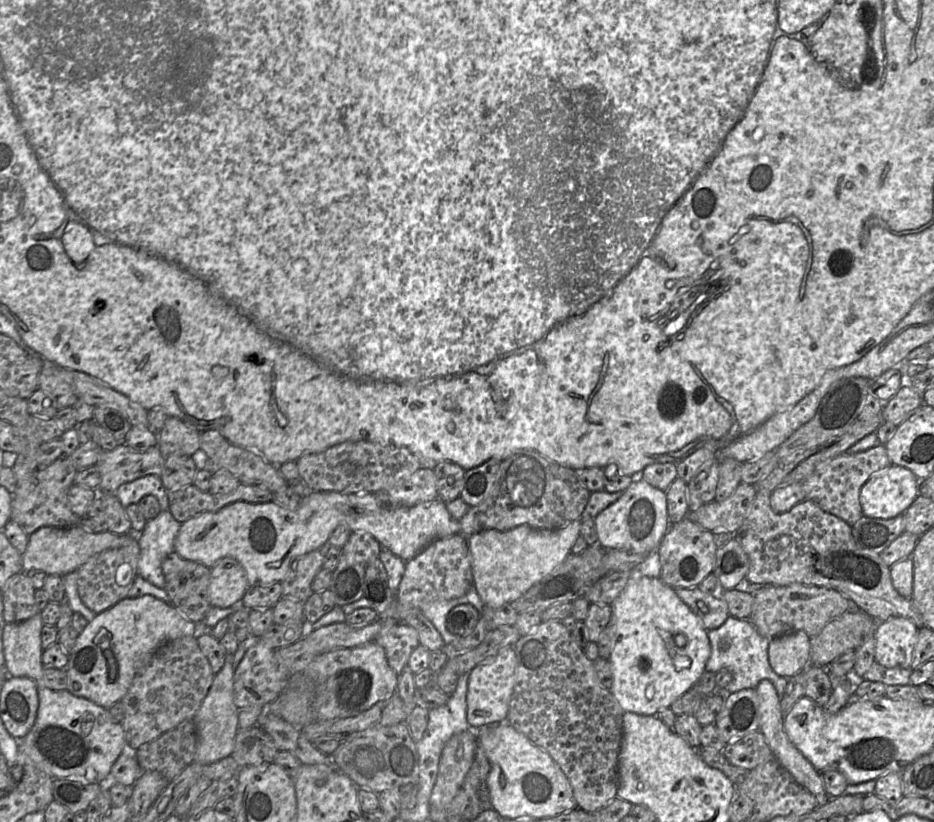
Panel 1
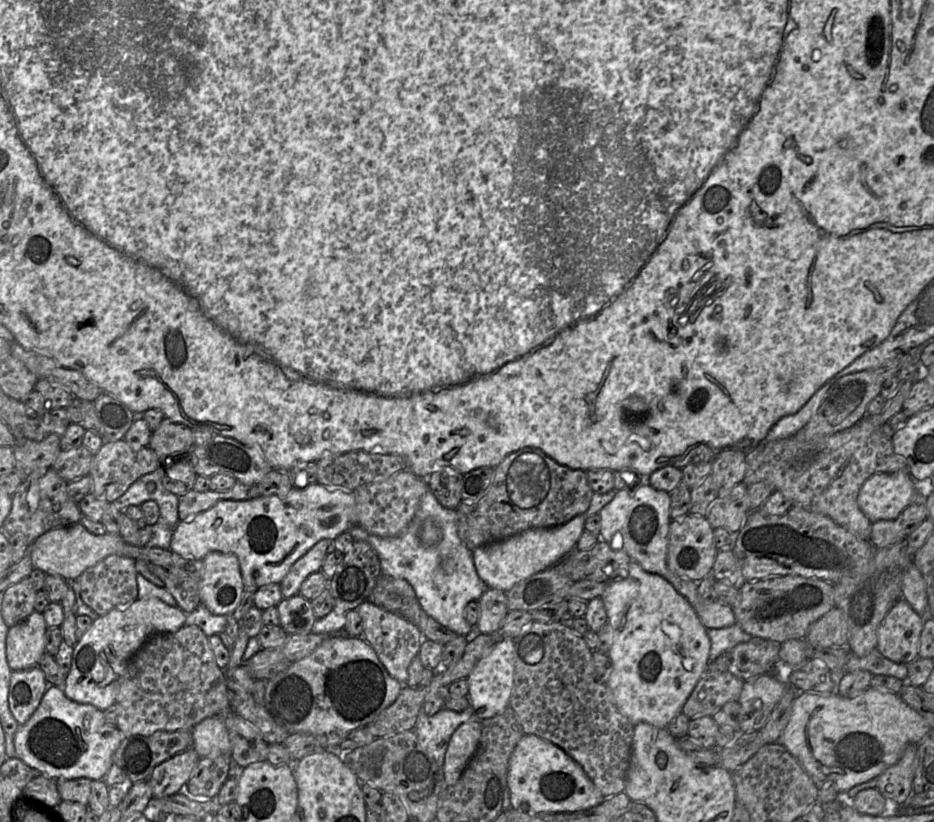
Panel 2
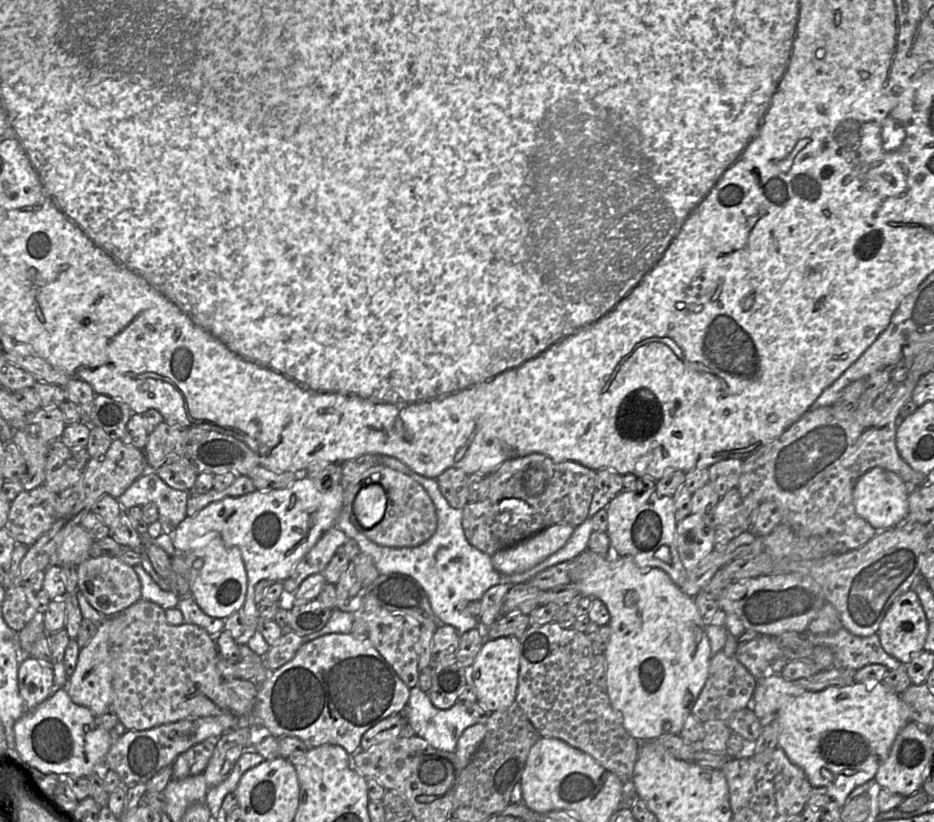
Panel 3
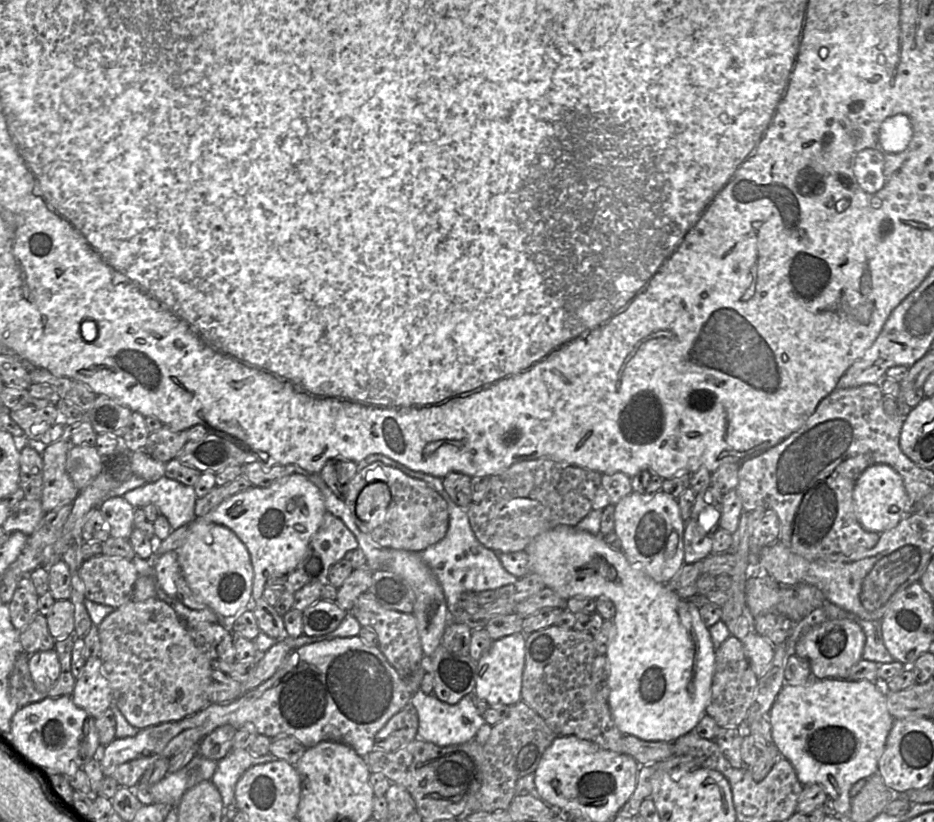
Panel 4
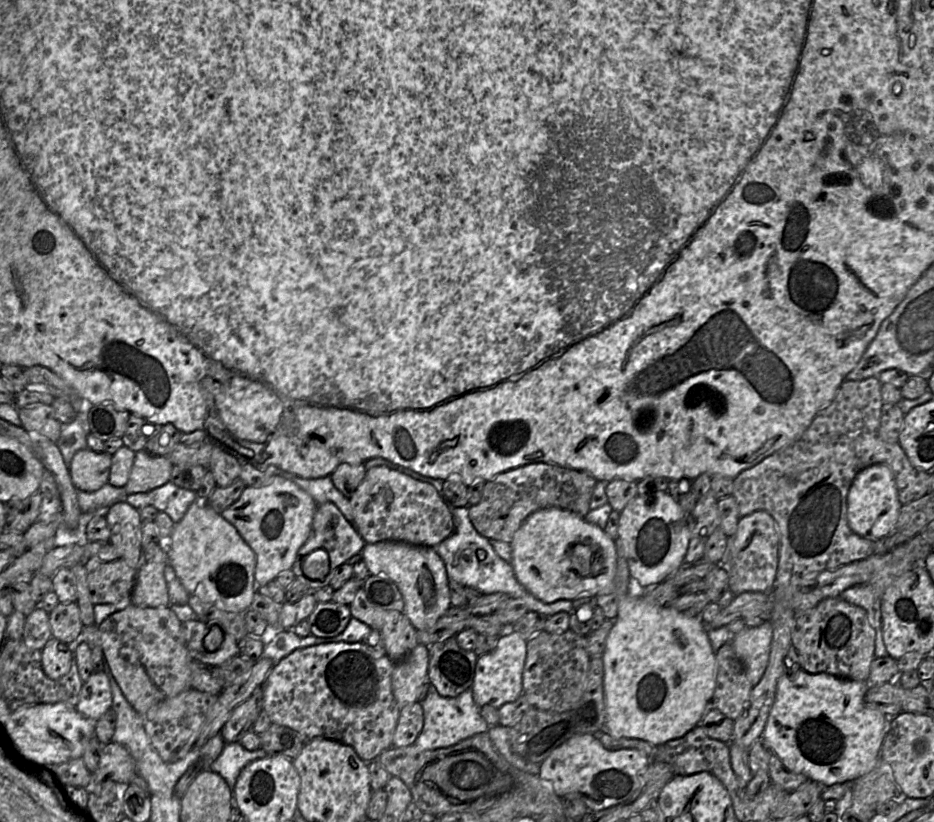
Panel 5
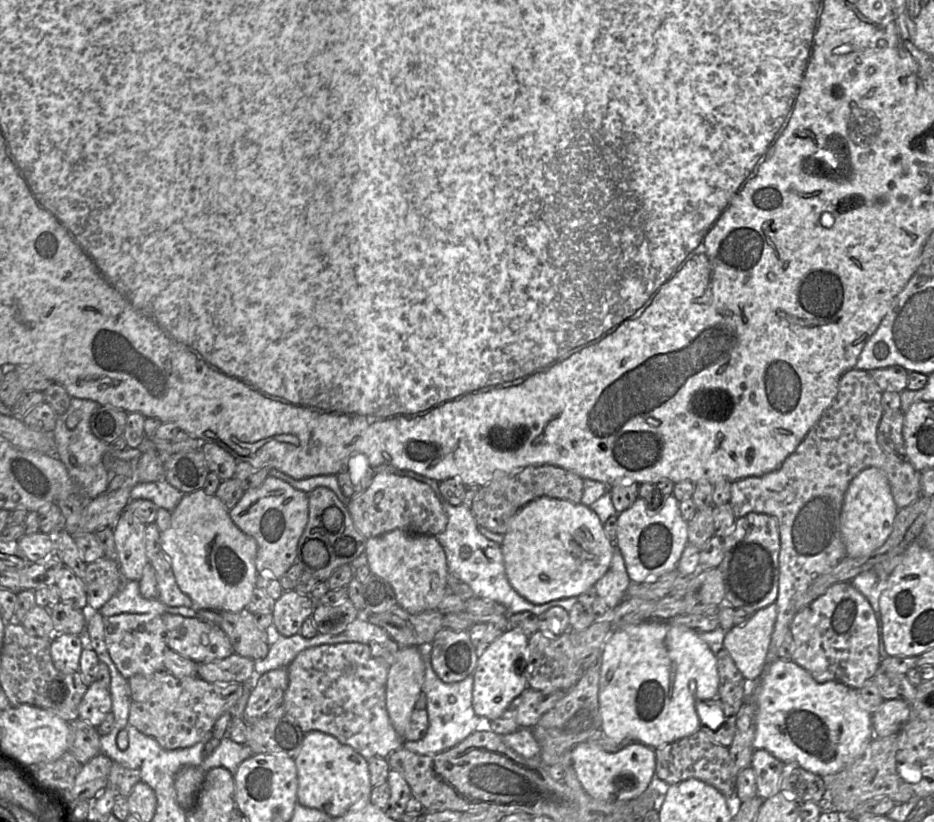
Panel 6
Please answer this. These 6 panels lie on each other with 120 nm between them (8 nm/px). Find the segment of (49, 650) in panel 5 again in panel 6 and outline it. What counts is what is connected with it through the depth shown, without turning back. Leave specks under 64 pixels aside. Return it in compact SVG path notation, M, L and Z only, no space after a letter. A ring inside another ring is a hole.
M75 634L52 636L50 654L55 668L63 673L79 671L81 637Z

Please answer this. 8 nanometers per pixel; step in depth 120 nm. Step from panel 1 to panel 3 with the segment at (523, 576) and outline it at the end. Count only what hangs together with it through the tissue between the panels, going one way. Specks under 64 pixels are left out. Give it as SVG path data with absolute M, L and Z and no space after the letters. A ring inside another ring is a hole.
M552 525L522 542L491 556L494 568L501 575L522 573L544 561L568 542L575 527Z

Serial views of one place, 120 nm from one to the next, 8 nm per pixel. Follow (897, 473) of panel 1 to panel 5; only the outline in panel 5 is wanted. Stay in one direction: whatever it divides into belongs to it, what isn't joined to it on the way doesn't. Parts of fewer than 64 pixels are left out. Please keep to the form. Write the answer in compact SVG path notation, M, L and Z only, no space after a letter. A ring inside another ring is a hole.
M874 464L861 470L854 478L847 499L847 519L850 529L871 541L886 537L894 528L902 507L898 499L895 478L891 469Z

